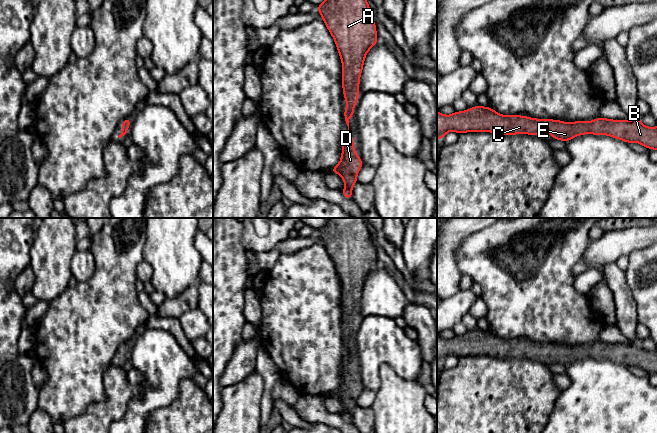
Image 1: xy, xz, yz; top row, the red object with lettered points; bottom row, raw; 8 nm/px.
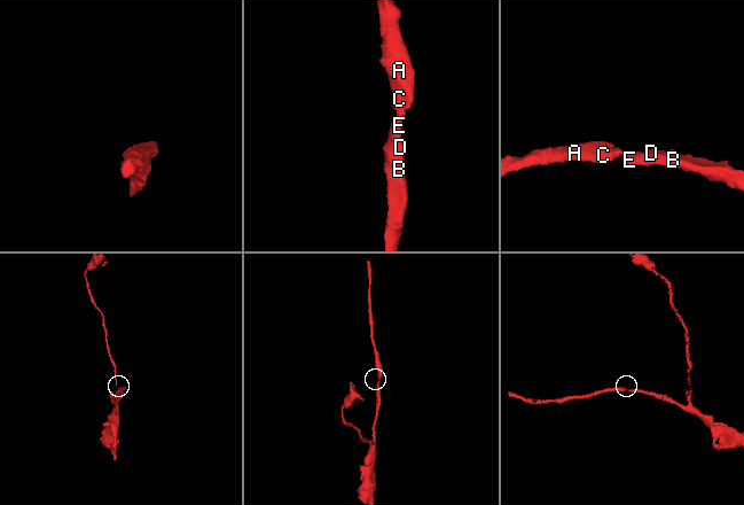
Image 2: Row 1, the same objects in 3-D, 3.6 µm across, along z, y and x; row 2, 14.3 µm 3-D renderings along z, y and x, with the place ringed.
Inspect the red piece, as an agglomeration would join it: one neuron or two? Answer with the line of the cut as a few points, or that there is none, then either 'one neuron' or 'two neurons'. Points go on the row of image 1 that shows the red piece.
no cut | one neuron

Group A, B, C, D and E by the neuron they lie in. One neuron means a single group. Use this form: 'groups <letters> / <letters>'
groups A B C D E

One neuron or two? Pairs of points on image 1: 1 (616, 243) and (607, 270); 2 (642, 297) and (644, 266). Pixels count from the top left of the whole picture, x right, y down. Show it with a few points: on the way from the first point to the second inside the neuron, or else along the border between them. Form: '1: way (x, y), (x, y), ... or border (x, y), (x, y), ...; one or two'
1: border (615, 262), (604, 264), (600, 269); two
2: way (644, 289), (644, 274); one

